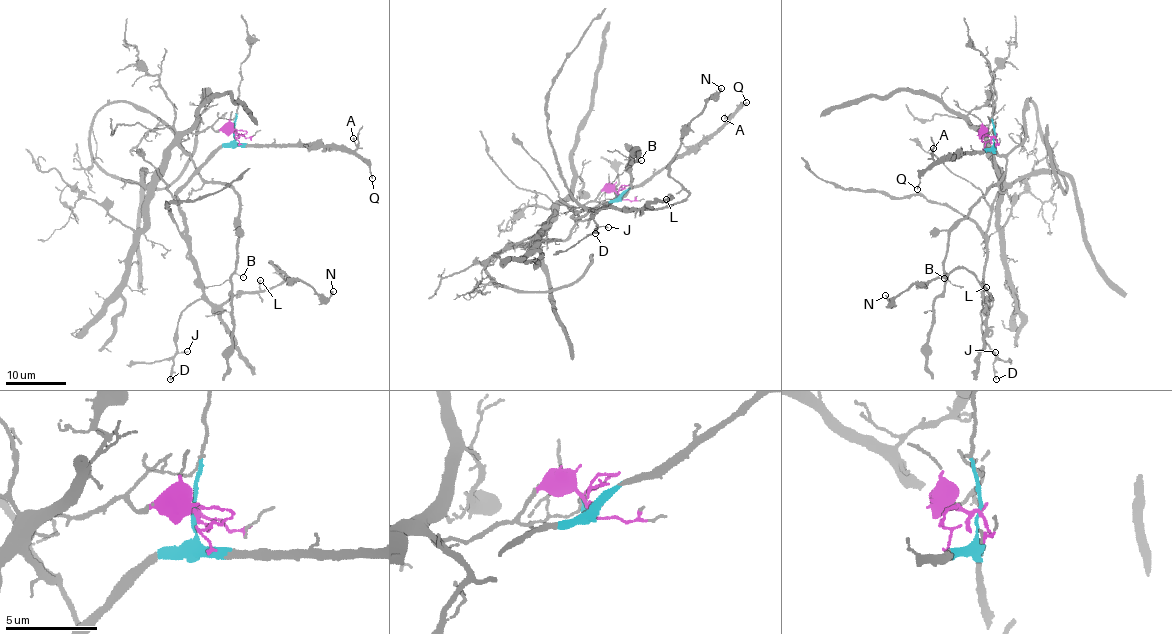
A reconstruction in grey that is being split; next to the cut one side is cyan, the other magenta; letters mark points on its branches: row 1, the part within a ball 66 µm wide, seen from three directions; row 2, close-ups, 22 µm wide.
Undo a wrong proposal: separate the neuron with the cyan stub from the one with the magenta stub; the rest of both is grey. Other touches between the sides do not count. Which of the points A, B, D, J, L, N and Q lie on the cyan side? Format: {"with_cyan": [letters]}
{"with_cyan": ["A", "D", "J", "L", "N", "Q"]}

